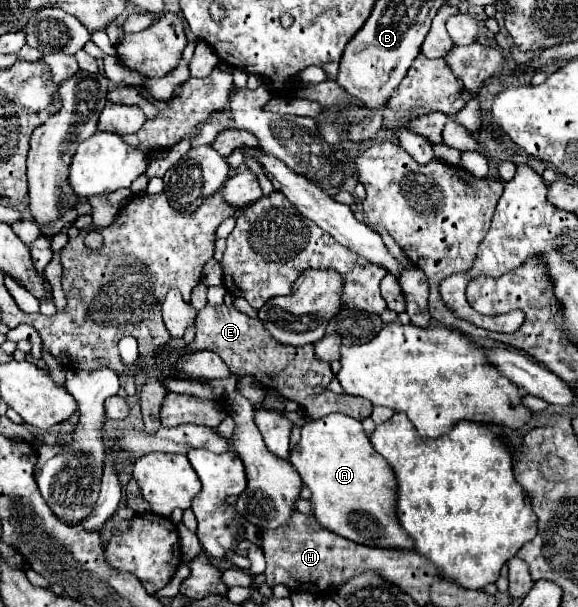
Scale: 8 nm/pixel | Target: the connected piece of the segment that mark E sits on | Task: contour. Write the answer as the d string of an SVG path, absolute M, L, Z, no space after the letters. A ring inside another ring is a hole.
M223 303L219 307L211 307L211 305L203 307L199 311L199 315L197 315L197 337L195 337L195 343L187 345L187 349L177 353L177 355L181 357L183 353L203 351L203 349L217 353L225 361L229 371L237 373L239 377L253 375L265 387L277 389L283 397L299 403L299 407L305 411L307 419L311 419L311 421L321 419L321 417L331 415L331 413L343 413L343 415L349 415L349 417L353 417L357 421L363 421L373 411L373 405L369 401L361 399L361 397L333 393L333 391L327 389L327 385L331 383L331 379L335 375L331 371L331 365L327 361L321 361L315 355L313 345L305 345L305 347L281 345L279 341L269 337L269 331L261 323L261 319L251 319L249 315L237 311L233 305L225 305ZM317 385L325 387L325 391L321 395L315 393ZM323 397L327 397L331 401L323 401Z

